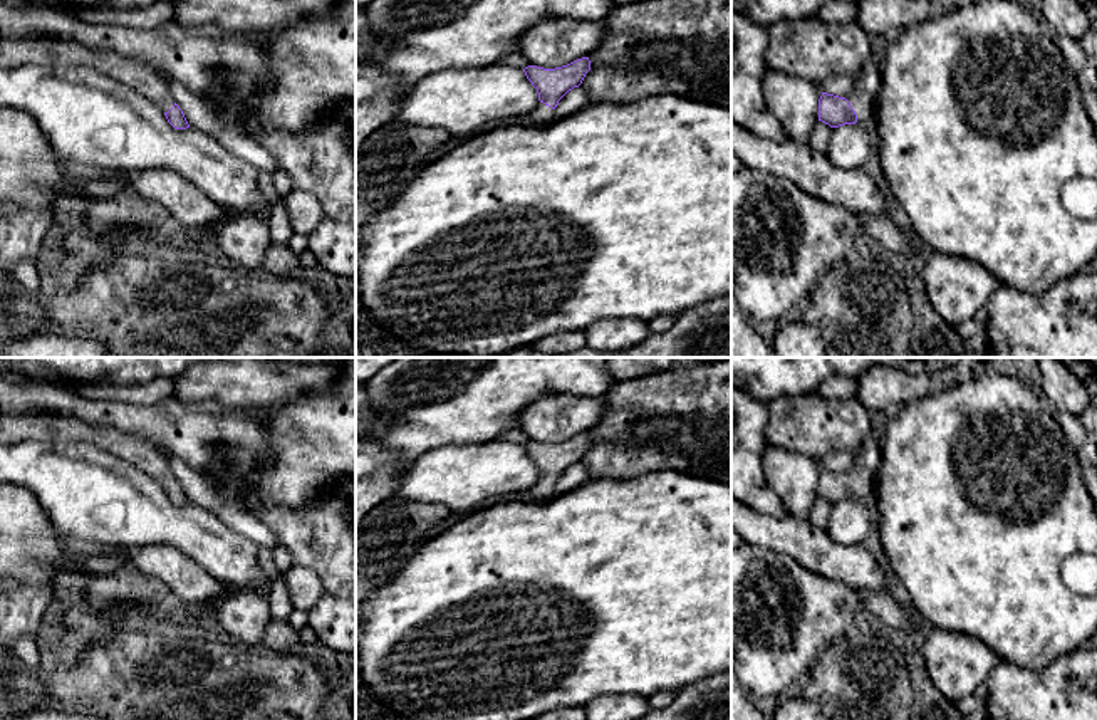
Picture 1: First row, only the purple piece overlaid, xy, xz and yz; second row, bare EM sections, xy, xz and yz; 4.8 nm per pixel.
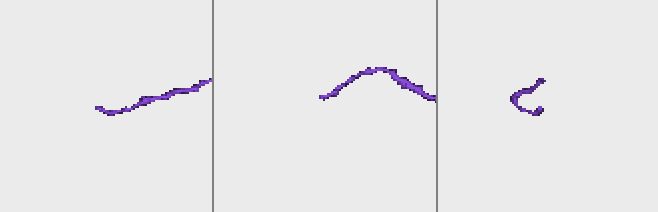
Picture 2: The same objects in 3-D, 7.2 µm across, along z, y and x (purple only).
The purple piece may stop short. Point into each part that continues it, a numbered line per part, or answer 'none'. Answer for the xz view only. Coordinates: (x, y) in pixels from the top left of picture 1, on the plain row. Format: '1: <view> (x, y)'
1: xz (542, 490)

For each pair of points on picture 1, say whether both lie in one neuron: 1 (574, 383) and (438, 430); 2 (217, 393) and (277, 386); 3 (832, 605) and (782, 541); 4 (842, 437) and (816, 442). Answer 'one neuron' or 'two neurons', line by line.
1: one neuron
2: one neuron
3: two neurons
4: one neuron

